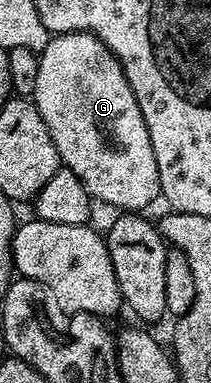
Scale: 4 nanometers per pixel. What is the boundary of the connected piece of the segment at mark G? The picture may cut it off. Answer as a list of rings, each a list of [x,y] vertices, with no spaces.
[[[60,32],[52,35],[48,45],[45,46],[43,52],[39,55],[37,86],[35,87],[33,102],[37,106],[37,110],[41,114],[45,126],[59,150],[60,161],[62,161],[66,168],[73,170],[73,174],[77,174],[77,178],[81,178],[81,182],[87,187],[87,193],[92,198],[96,201],[104,200],[105,203],[119,208],[115,210],[147,210],[143,208],[149,207],[155,199],[157,201],[160,199],[157,158],[153,154],[153,142],[149,142],[149,130],[145,126],[145,118],[141,114],[141,106],[129,86],[123,64],[115,57],[111,49],[107,48],[103,40],[99,40],[92,32]]]

